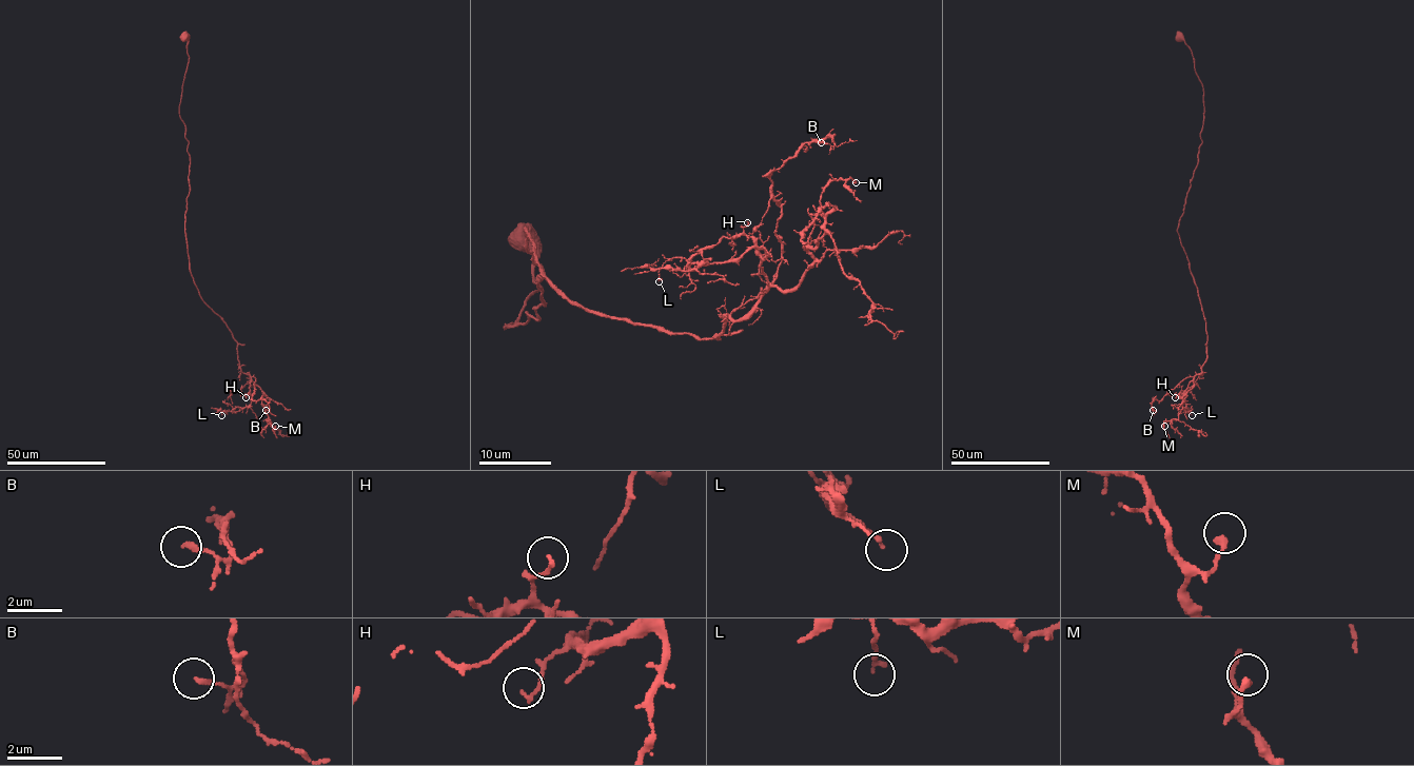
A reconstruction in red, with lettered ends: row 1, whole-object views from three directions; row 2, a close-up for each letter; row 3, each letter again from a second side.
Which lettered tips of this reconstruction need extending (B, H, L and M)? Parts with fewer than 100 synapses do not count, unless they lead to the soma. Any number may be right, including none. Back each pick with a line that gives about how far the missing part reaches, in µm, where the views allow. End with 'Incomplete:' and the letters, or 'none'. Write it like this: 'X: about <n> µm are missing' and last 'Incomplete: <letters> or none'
Incomplete: none

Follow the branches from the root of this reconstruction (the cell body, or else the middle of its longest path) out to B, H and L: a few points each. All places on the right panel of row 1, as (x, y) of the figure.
B: (1179, 37), (1203, 92), (1202, 144), (1177, 232), (1205, 322), (1206, 358), (1201, 373), (1154, 399), (1153, 410)
H: (1179, 37), (1191, 51), (1203, 87), (1204, 120), (1177, 232), (1198, 291), (1208, 341), (1202, 373), (1175, 397)
L: (1179, 37), (1191, 51), (1204, 105), (1198, 163), (1177, 230), (1208, 334), (1206, 360), (1182, 405), (1192, 415)

